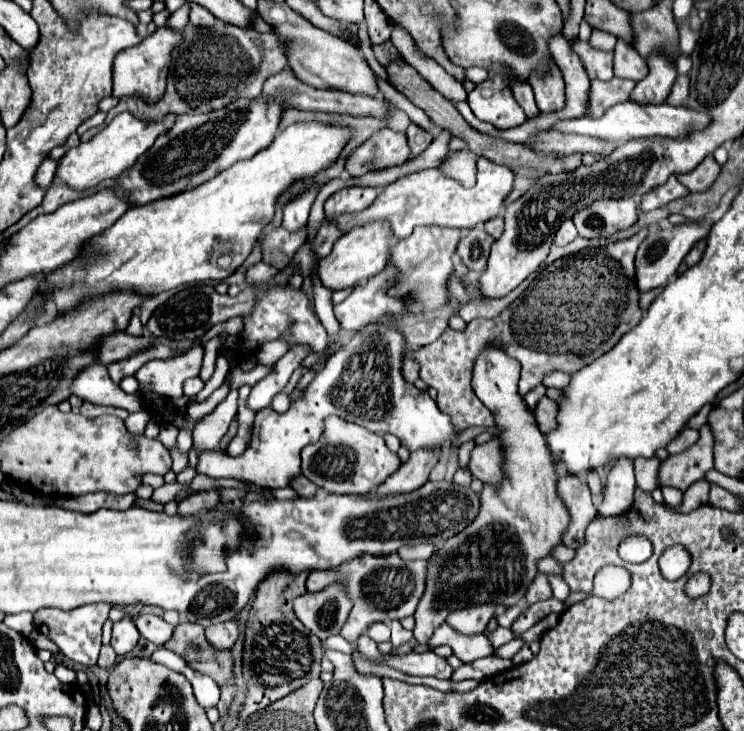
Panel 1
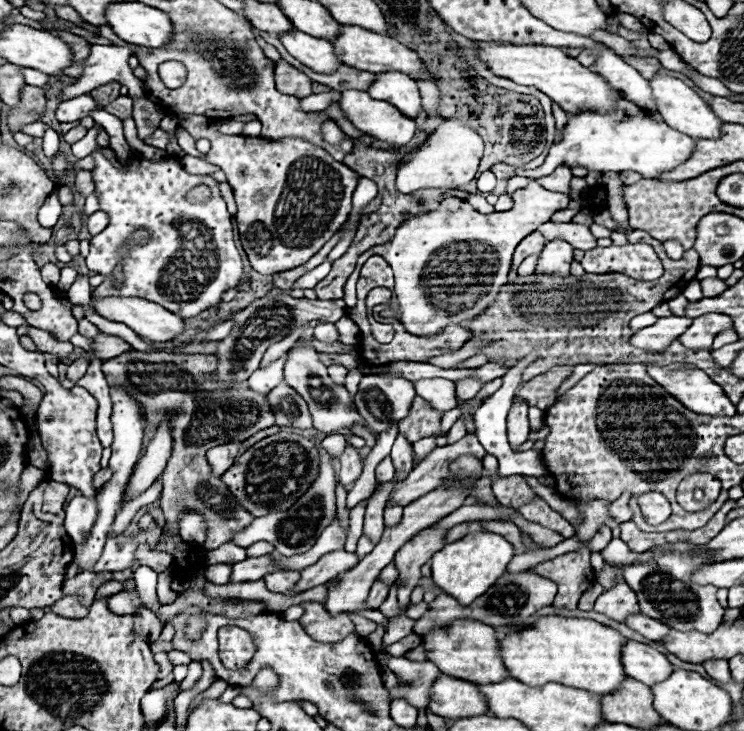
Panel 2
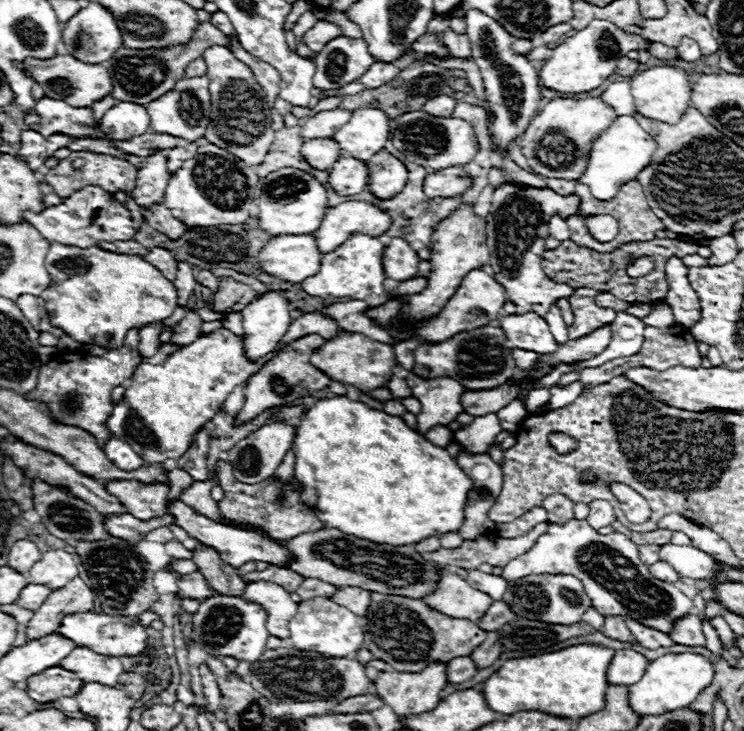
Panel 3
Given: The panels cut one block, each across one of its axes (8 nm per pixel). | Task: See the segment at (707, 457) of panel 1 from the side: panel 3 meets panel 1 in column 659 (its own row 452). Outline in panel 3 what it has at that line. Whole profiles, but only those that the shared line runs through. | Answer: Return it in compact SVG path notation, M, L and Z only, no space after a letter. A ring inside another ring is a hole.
M486 414L486 416L474 418L470 424L456 430L454 440L468 452L480 454L480 452L488 452L488 446L494 442L494 438L500 434L500 430L502 430L502 426L498 424L498 416Z

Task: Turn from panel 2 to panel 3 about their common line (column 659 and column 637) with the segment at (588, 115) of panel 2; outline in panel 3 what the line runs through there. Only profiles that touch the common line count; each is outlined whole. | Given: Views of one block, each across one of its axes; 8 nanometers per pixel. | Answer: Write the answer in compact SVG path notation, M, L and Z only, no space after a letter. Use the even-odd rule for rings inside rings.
M618 116L616 122L608 130L604 130L604 134L600 134L600 138L596 138L596 142L592 144L588 170L582 174L580 182L588 184L598 200L610 200L616 196L620 186L624 186L628 180L634 180L652 162L656 148L656 140L648 132L644 132L632 116Z

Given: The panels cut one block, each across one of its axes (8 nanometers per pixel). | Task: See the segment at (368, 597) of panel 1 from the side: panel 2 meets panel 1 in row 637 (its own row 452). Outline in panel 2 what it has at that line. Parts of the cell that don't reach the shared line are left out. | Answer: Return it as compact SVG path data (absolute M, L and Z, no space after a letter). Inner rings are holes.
M346 442L346 448L340 456L340 470L338 470L338 480L346 490L350 490L352 484L360 478L362 466L364 466L364 462L358 454L358 448L354 448L350 442Z

